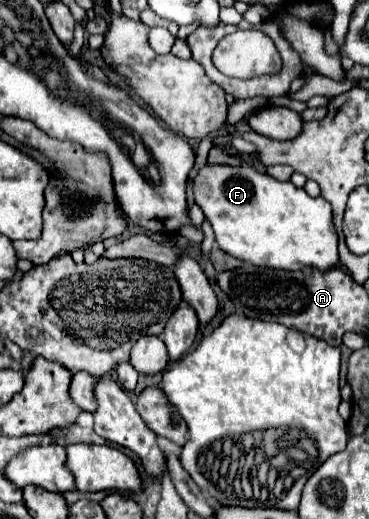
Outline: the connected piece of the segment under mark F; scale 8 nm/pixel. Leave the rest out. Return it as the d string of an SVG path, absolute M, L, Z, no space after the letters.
M206 163L200 167L198 175L192 179L194 201L202 209L204 217L210 221L218 247L246 263L256 267L270 267L270 269L302 269L302 267L316 267L316 269L330 269L338 265L338 235L332 223L332 207L322 197L310 197L304 189L294 187L290 181L278 181L268 173L256 171L252 165L210 165Z

